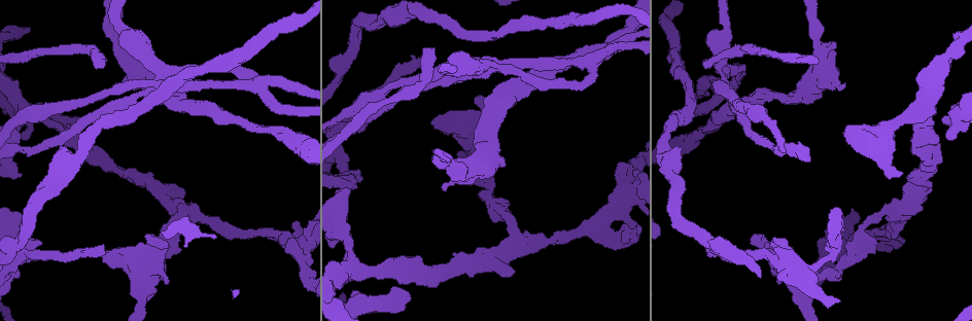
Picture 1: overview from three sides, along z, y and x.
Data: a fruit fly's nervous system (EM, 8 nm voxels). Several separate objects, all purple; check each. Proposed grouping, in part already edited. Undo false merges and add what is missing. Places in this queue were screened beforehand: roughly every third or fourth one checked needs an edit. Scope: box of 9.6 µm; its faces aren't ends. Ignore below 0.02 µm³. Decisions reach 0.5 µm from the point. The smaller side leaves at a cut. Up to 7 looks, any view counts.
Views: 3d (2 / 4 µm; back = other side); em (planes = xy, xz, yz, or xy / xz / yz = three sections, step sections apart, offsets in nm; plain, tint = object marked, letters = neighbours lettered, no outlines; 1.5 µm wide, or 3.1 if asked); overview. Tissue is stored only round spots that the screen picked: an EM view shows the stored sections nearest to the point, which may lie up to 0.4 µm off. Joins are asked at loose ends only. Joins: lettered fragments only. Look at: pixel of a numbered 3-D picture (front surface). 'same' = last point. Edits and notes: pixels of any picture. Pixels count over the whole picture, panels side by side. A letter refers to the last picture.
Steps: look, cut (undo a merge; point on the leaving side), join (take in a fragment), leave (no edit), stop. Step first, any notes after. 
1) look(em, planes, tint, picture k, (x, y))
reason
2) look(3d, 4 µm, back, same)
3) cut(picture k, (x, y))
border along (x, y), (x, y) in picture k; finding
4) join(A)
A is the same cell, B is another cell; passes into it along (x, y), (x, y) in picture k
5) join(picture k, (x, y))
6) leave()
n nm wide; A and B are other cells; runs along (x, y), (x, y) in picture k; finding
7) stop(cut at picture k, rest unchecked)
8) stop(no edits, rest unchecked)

look(3d, 2 µm, back, picture 1, (169, 281))
an open end

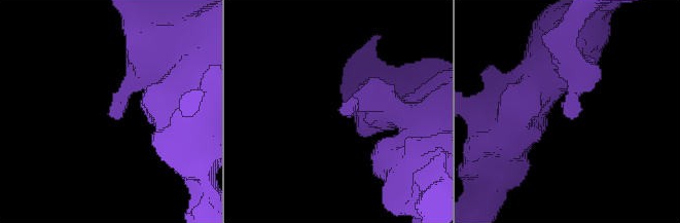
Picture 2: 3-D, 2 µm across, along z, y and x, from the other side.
look(em, xy, step 8, tint, picture 2, (339, 111))

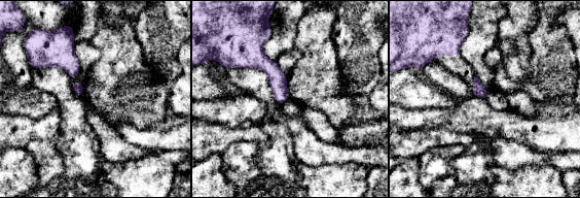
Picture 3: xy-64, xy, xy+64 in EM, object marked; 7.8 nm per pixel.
look(em, planes, letters, same)

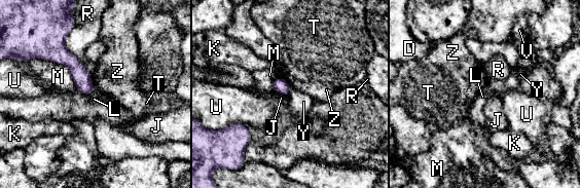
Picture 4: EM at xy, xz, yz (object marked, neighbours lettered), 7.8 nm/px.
leave()
D, J, K, L, M, R, T, U, V, Y and Z are other cells; runs along (61, 39), (61, 51), (89, 90) in picture 4; no lettered fragment goes on from it

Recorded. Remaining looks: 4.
look(3d, 2 µm, picture 1, (103, 244))
end of a long branch

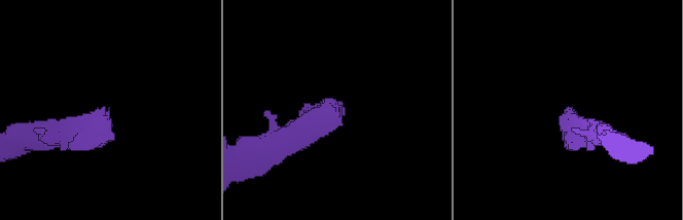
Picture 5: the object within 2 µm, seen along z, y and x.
look(em, xy, step 4, letters, picture 5, (571, 108))

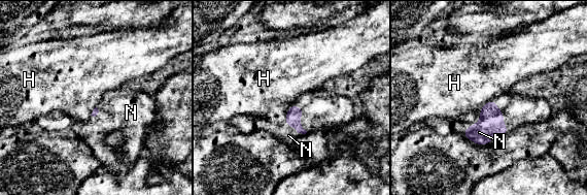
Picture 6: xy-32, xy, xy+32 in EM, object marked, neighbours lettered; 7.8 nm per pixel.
join(N)
H touches over 300 nm; N is the same cell, H is another cell; the neuron continues

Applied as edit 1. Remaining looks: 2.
look(overview)

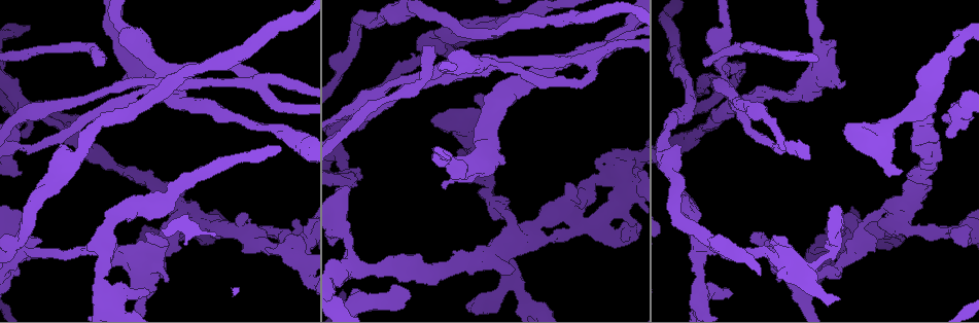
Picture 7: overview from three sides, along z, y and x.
look(em, planes, letters, picture 7, (343, 196))
calibre changes

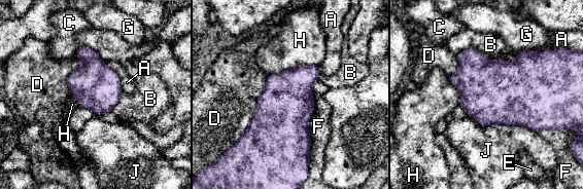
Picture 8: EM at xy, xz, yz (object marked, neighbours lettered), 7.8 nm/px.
leave()
A, B, C, D, E, F, G, H and J are other cells; one neuron here

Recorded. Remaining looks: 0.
stop(join at picture 6, rest unchecked)

